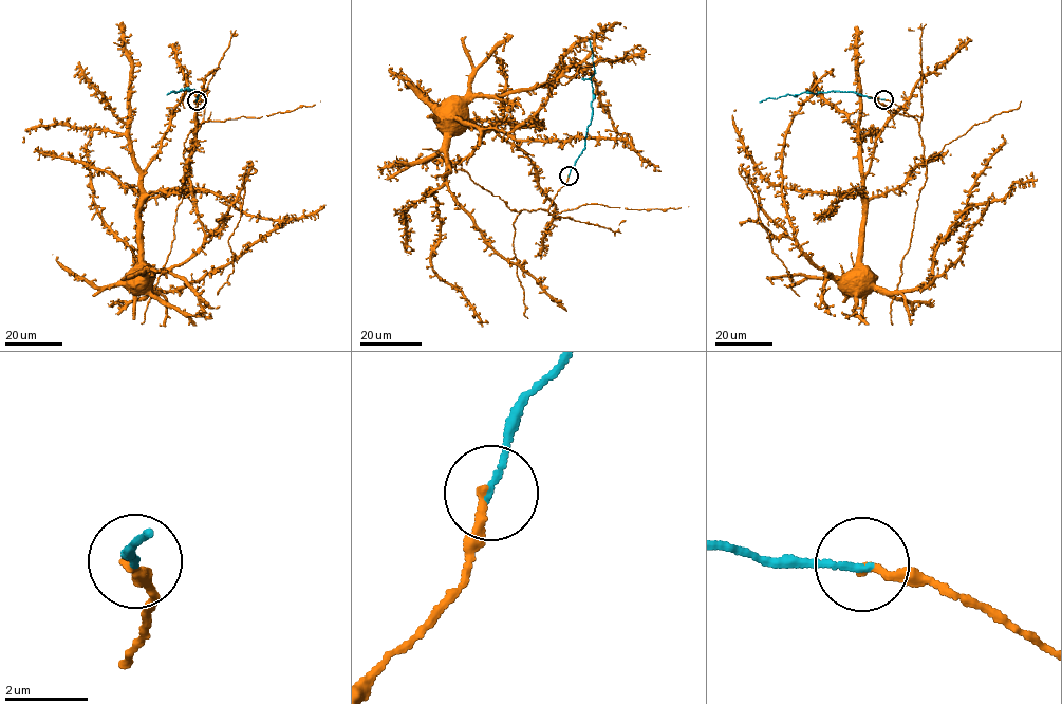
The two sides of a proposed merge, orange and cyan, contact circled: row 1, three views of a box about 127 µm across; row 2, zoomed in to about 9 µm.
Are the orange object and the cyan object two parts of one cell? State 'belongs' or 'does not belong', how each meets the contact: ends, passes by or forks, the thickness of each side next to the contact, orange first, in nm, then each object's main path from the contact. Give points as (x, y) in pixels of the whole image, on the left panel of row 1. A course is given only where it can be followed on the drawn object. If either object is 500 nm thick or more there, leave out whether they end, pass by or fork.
belongs | orange ends | cyan ends | 220/140 nm | orange via (196, 100), (199, 125), (189, 165), (191, 173), (176, 210), (171, 251), (154, 291), (128, 279), (132, 276) | cyan via (197, 100), (198, 92), (193, 89), (185, 88), (166, 95)

